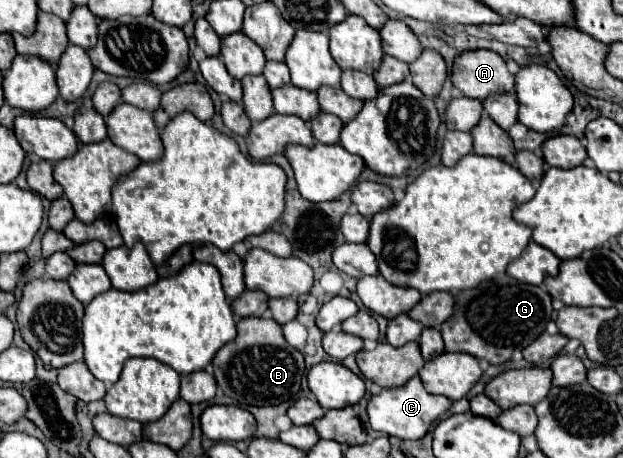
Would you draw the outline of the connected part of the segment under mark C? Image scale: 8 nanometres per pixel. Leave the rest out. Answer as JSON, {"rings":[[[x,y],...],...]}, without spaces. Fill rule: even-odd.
{"rings":[[[414,376],[406,386],[382,390],[380,394],[374,394],[368,402],[368,420],[370,426],[378,432],[384,432],[388,436],[396,436],[402,440],[420,440],[426,436],[426,432],[436,424],[440,416],[444,416],[450,410],[452,402],[446,396],[434,396],[426,392],[422,380]]]}

